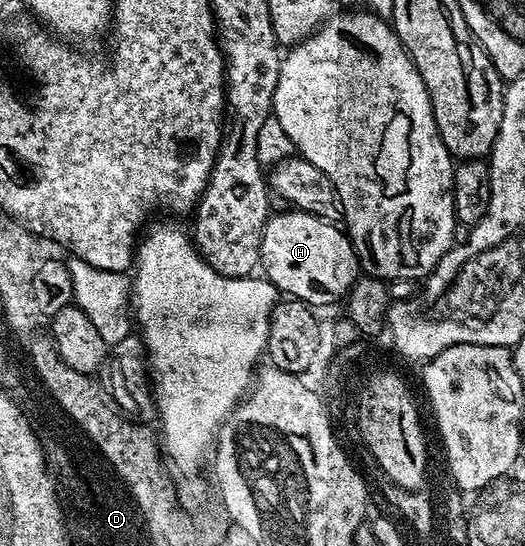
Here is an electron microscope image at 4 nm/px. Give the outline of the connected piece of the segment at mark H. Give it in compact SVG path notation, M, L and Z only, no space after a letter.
M275 212L264 227L260 269L265 280L275 285L279 294L296 301L305 301L311 307L334 305L337 301L339 304L360 276L358 254L349 236L335 222L325 221L311 213L286 212L290 213Z

